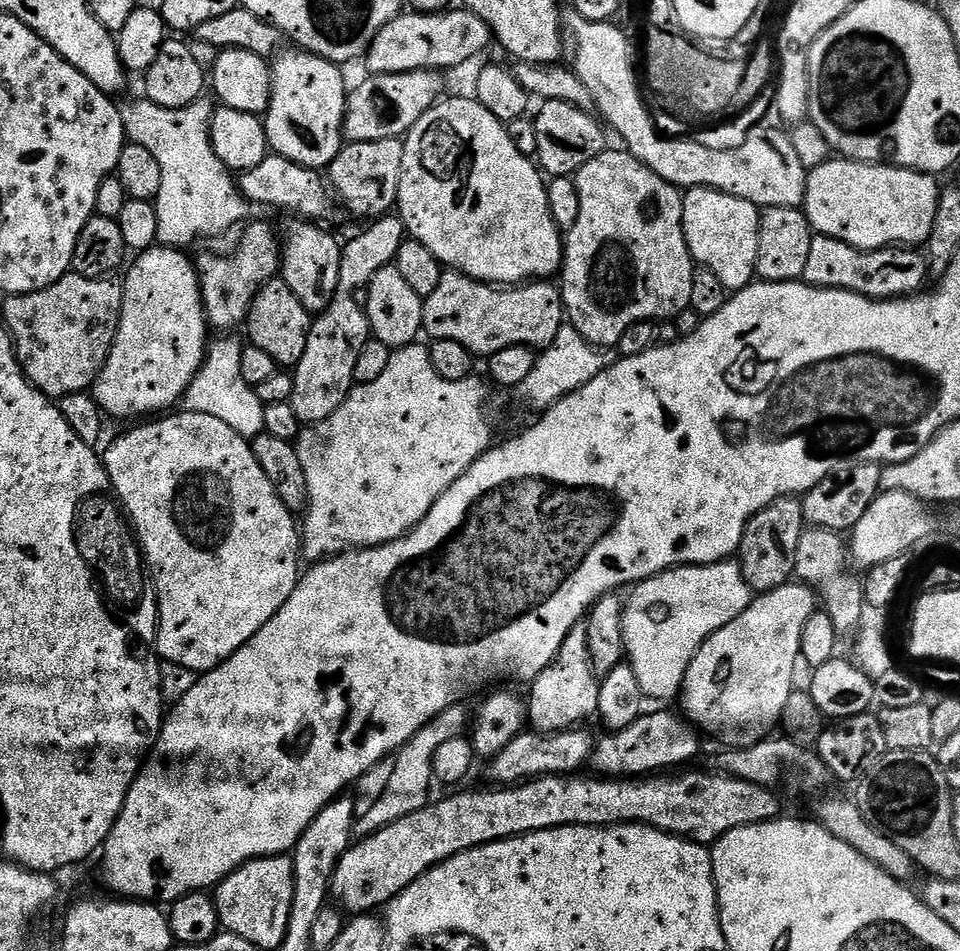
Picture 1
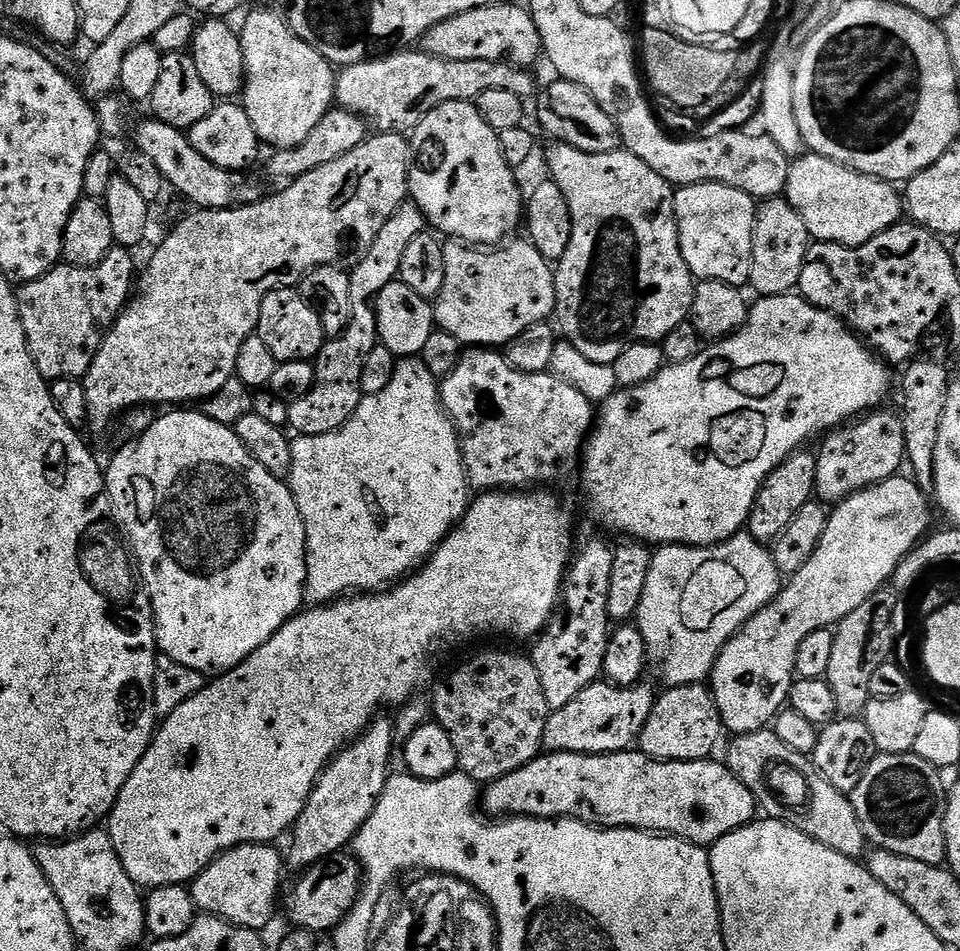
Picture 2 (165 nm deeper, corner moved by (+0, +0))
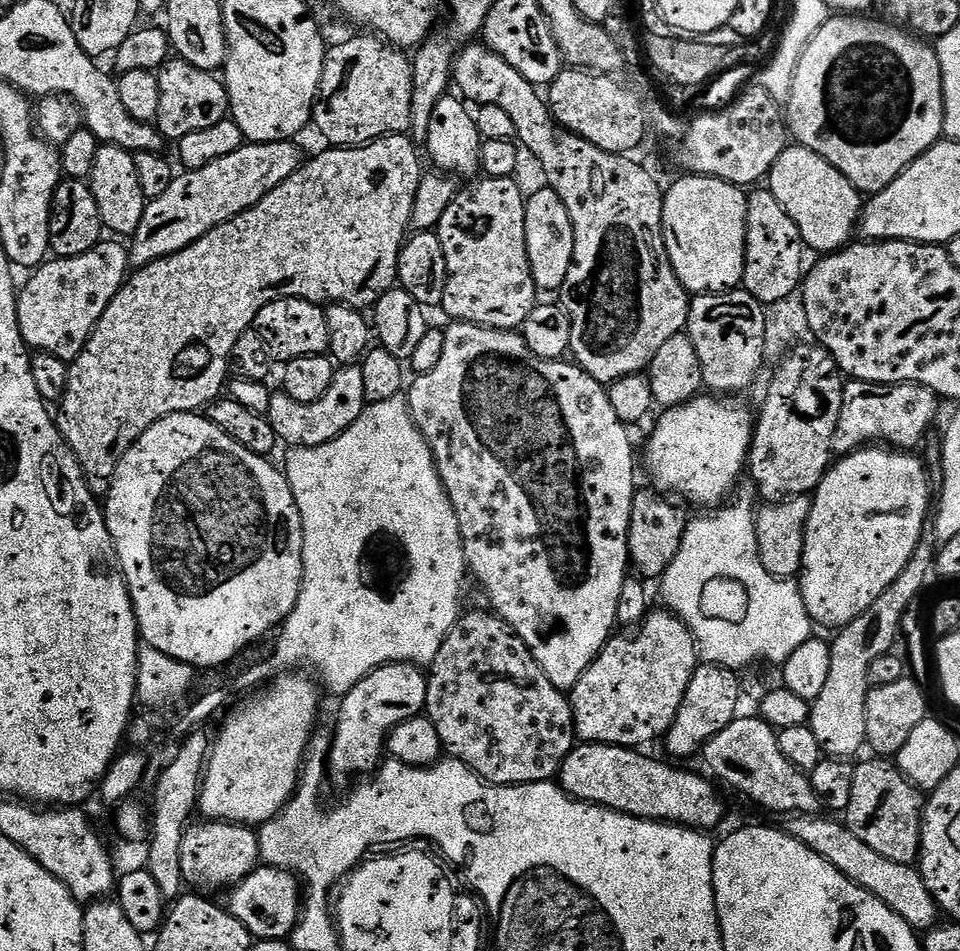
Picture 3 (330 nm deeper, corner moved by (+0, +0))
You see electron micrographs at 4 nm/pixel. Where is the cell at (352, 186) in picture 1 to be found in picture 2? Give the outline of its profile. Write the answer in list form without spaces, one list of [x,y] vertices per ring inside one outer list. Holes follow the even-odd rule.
[[[380,132],[372,134],[363,140],[350,154],[342,154],[342,158],[334,158],[334,162],[326,162],[326,166],[318,166],[318,170],[310,170],[310,174],[302,174],[298,179],[285,183],[281,192],[265,195],[264,199],[253,204],[244,204],[240,208],[202,208],[192,210],[185,220],[176,224],[176,229],[156,248],[156,253],[148,260],[148,269],[143,269],[138,280],[138,291],[129,299],[125,309],[120,313],[112,326],[112,331],[106,334],[98,354],[94,354],[94,362],[90,362],[90,370],[82,383],[86,390],[86,406],[88,407],[87,423],[92,424],[96,432],[104,432],[108,423],[119,412],[127,408],[136,408],[139,404],[172,404],[168,406],[192,406],[197,402],[209,400],[226,382],[230,382],[236,375],[238,350],[242,350],[242,342],[250,338],[258,326],[258,314],[262,310],[262,302],[266,294],[279,288],[296,288],[300,281],[312,271],[327,264],[337,266],[351,266],[360,261],[374,246],[374,238],[378,238],[378,230],[390,222],[394,210],[409,199],[408,175],[414,163],[412,145],[399,132]]]

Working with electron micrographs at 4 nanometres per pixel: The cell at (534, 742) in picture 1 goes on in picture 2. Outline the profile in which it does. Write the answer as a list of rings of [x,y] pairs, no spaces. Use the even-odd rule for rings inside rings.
[[[597,682],[586,686],[574,702],[566,702],[566,706],[555,709],[546,722],[544,748],[548,752],[573,752],[574,754],[606,754],[627,752],[639,741],[642,730],[650,718],[656,705],[657,689],[652,689],[648,682],[633,684],[631,688],[622,688],[618,684]]]

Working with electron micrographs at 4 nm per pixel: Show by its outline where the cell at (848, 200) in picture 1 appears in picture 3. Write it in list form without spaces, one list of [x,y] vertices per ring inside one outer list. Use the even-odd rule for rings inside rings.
[[[789,146],[774,162],[766,177],[766,187],[782,202],[782,210],[794,218],[805,249],[813,248],[816,254],[838,252],[857,235],[862,193],[826,158],[814,154],[814,150]]]

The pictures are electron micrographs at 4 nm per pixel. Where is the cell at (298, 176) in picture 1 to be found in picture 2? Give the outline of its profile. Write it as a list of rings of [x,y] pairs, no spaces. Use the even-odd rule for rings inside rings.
[[[147,118],[136,128],[135,147],[146,158],[151,158],[162,170],[162,178],[169,189],[180,196],[185,196],[197,209],[202,208],[240,208],[244,204],[253,204],[264,199],[266,189],[252,177],[252,174],[222,170],[214,166],[203,154],[198,154],[181,129],[166,126],[166,122]]]

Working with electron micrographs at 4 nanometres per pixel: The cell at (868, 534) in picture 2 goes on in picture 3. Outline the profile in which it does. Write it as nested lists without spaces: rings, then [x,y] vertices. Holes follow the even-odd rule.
[[[869,446],[860,449],[859,452],[851,452],[848,456],[837,459],[832,467],[829,468],[812,496],[812,510],[808,519],[808,529],[804,539],[804,553],[802,554],[802,566],[800,567],[800,575],[798,577],[802,598],[806,602],[806,610],[810,614],[812,621],[817,625],[825,624],[826,627],[832,628],[831,630],[845,628],[847,624],[854,622],[854,618],[858,618],[866,610],[870,610],[870,606],[874,606],[874,602],[878,602],[880,595],[900,577],[902,570],[906,570],[906,566],[911,562],[914,550],[918,546],[920,536],[929,523],[930,509],[934,504],[934,488],[933,485],[932,488],[928,485],[928,475],[930,475],[929,469],[921,457],[919,460],[916,454],[913,454],[911,451],[889,450],[884,446]]]

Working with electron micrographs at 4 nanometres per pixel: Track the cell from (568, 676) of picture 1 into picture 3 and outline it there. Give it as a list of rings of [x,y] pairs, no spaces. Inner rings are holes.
[[[459,322],[449,325],[444,328],[442,359],[438,361],[438,366],[434,366],[434,370],[429,372],[419,373],[415,377],[416,381],[413,384],[411,381],[407,389],[408,409],[412,412],[420,433],[428,439],[428,444],[432,447],[432,457],[436,462],[440,480],[448,492],[452,508],[458,514],[458,526],[464,543],[464,561],[468,563],[471,573],[480,579],[480,584],[492,603],[491,611],[501,616],[520,635],[522,642],[526,642],[538,666],[542,666],[552,685],[559,692],[568,694],[574,686],[578,686],[578,678],[586,674],[588,667],[604,651],[617,627],[616,615],[622,598],[622,586],[630,575],[628,535],[632,503],[638,491],[638,456],[637,453],[636,456],[632,453],[629,429],[618,418],[618,414],[614,414],[614,406],[610,406],[605,385],[598,383],[589,372],[572,362],[538,358],[538,354],[534,354],[530,346],[526,346],[519,331],[483,328],[477,324]]]

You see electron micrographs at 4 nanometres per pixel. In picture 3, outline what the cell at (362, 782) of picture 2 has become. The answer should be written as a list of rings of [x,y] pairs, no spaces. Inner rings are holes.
[[[408,663],[383,665],[366,674],[358,686],[347,689],[343,693],[344,701],[340,704],[336,732],[331,733],[332,745],[326,761],[331,783],[333,780],[336,784],[344,784],[347,780],[355,781],[375,773],[385,759],[388,735],[402,722],[425,711],[427,693],[428,677],[425,669]]]

